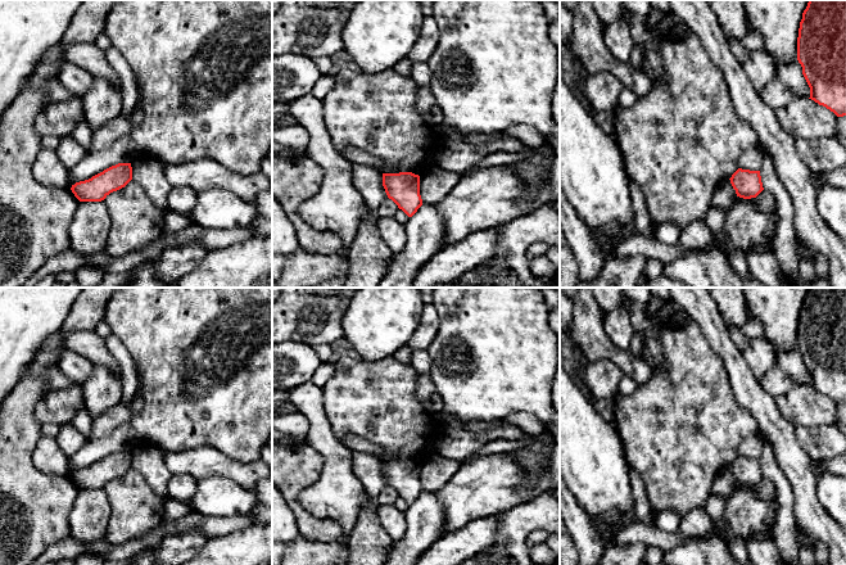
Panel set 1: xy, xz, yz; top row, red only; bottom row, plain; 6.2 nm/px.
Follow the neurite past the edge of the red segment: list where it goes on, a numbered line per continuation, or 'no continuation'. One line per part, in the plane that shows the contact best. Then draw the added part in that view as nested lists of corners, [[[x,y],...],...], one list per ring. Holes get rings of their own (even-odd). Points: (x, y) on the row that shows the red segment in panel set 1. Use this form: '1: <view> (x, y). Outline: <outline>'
no continuation

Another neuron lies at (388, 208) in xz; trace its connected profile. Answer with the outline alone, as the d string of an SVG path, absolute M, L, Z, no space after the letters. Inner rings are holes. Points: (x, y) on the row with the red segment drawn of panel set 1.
M388 198L379 205L376 213L379 218L394 217L398 209L399 209L398 205L392 199Z

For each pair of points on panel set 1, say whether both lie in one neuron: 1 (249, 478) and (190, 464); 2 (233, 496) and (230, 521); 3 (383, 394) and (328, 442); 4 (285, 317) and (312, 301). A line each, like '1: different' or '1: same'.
1: same
2: different
3: different
4: same

